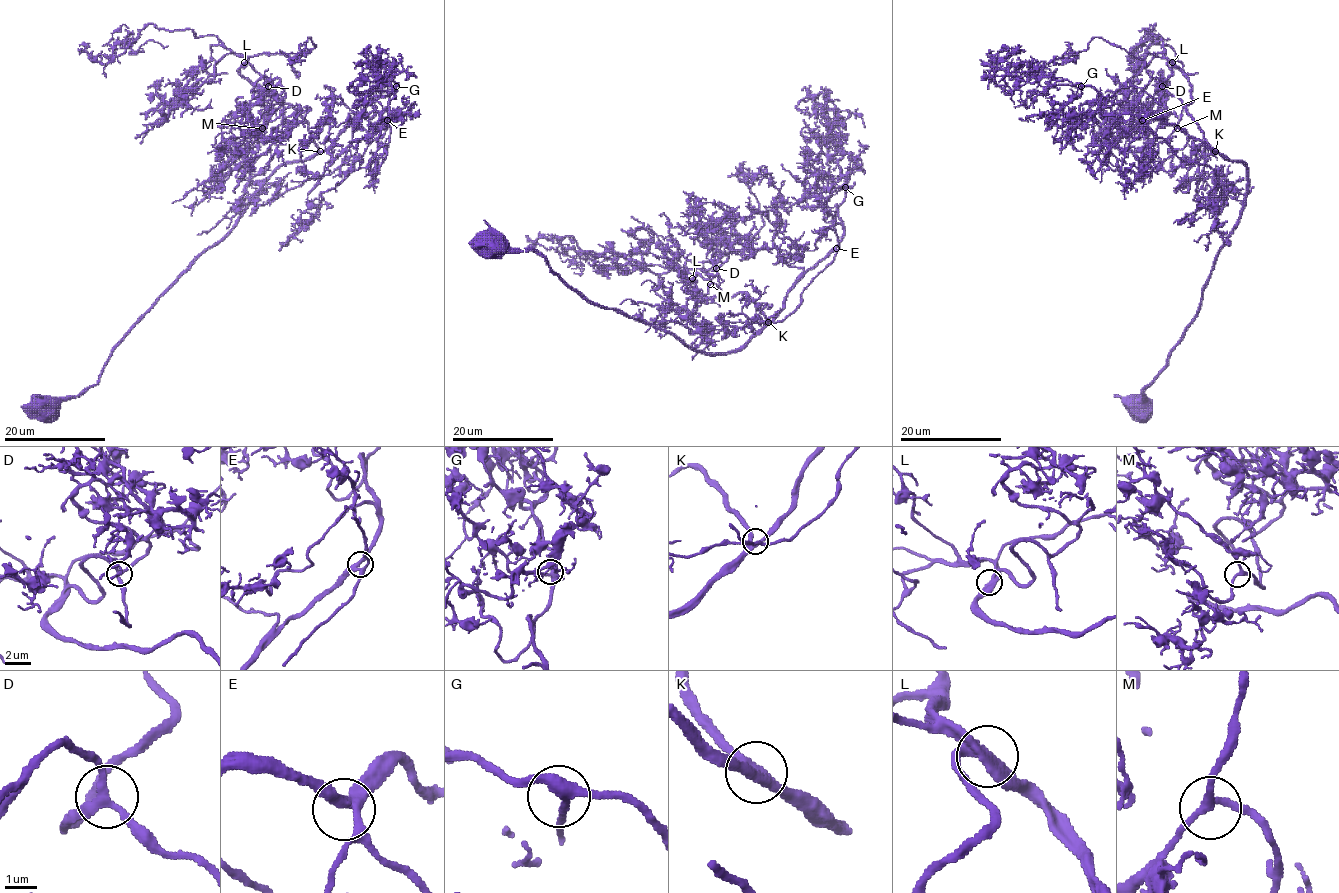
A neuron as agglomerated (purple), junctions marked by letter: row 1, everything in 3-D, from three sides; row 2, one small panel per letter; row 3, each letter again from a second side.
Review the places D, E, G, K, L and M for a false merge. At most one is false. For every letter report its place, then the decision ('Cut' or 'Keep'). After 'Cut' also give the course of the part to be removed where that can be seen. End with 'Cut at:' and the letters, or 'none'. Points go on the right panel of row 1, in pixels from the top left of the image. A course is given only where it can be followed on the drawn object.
D: Place: (1162, 86). Keep
E: Place: (1142, 120). Keep
G: Place: (1081, 86). Keep
K: Place: (1215, 151). Keep
L: Place: (1172, 62). Keep
M: Place: (1177, 128). Keep
Cut at: none

